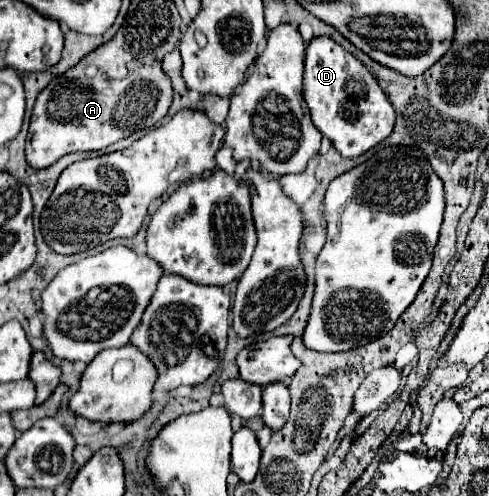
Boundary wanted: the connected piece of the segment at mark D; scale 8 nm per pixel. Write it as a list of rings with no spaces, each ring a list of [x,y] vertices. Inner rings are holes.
[[[314,37],[306,47],[304,99],[314,125],[332,141],[342,157],[358,157],[392,133],[394,107],[380,89],[378,79],[332,37]]]

